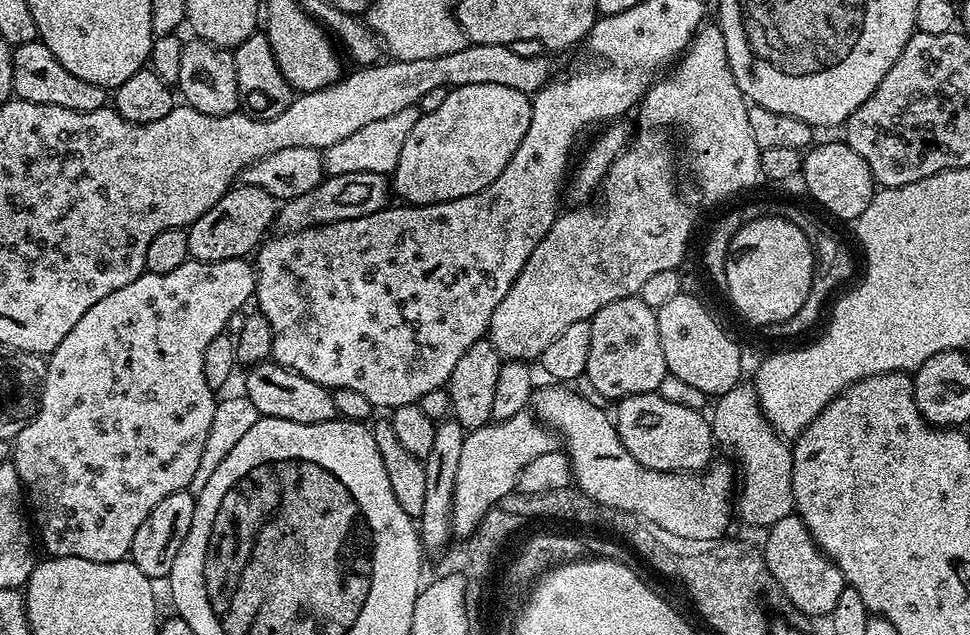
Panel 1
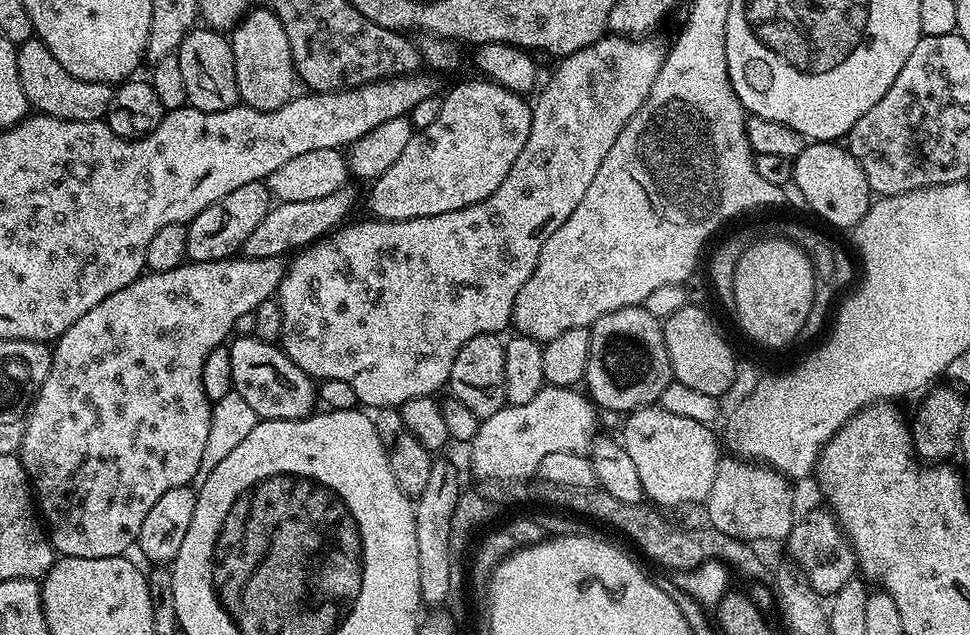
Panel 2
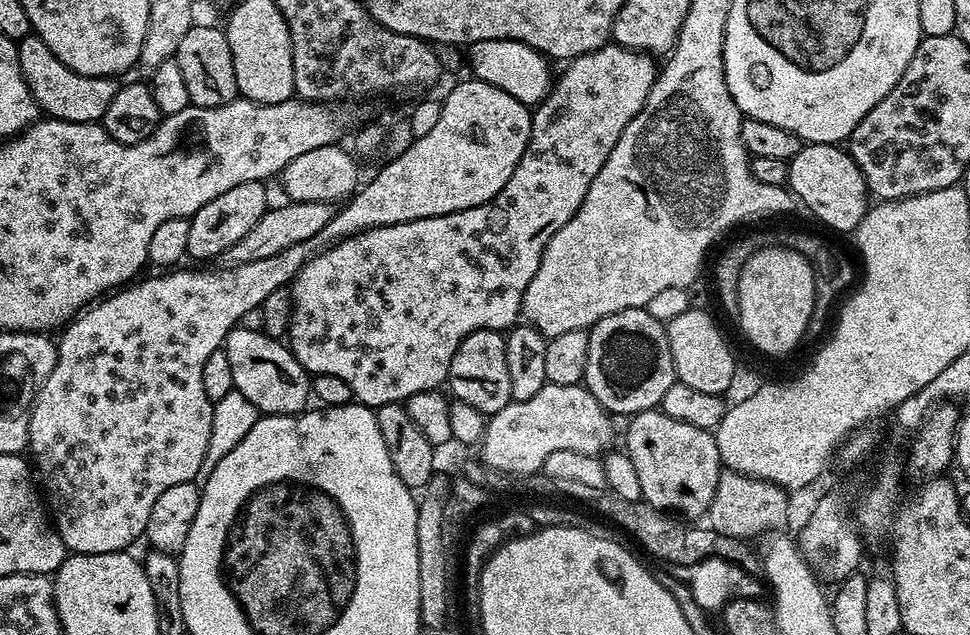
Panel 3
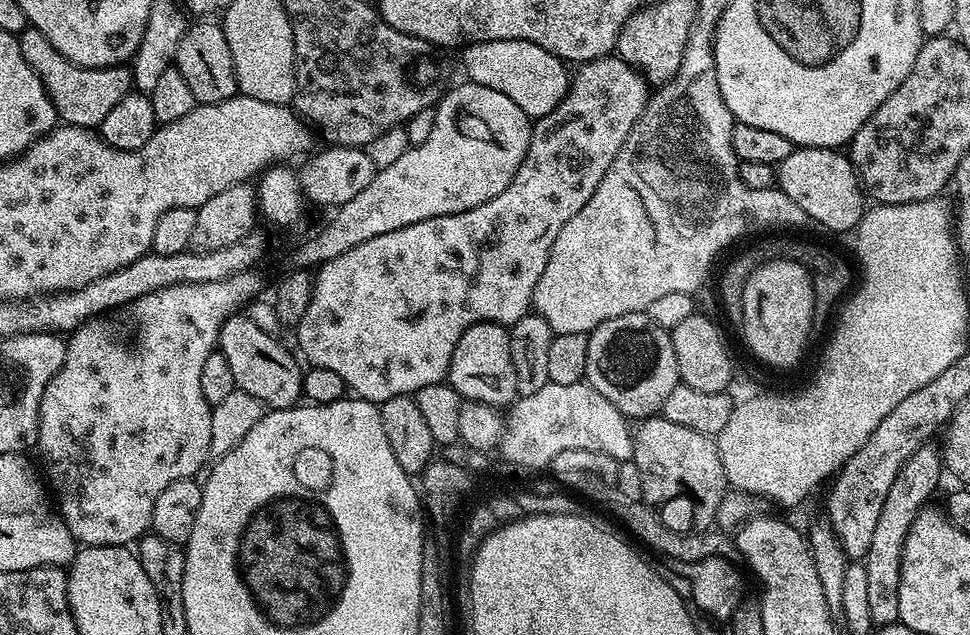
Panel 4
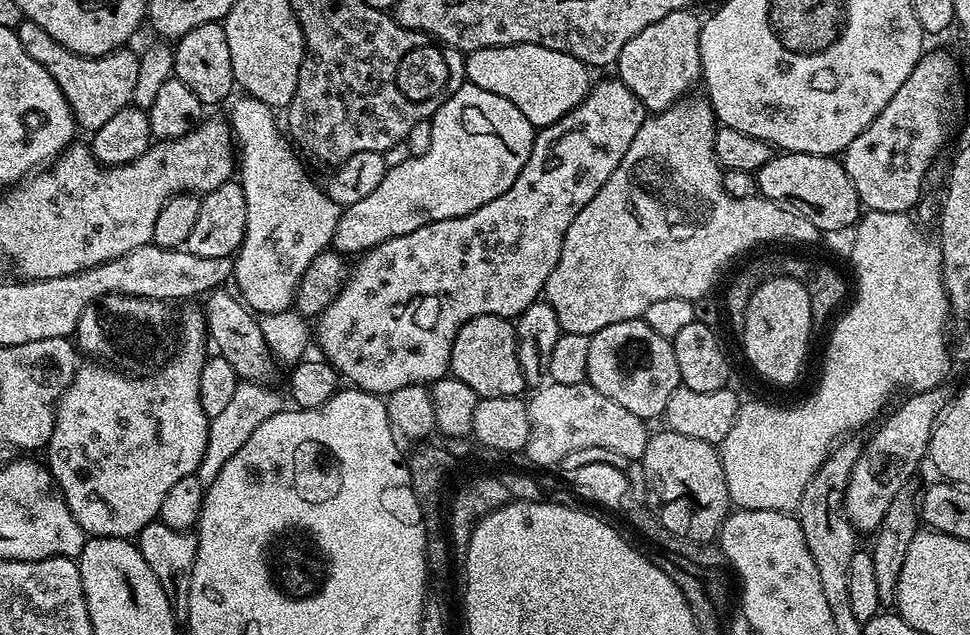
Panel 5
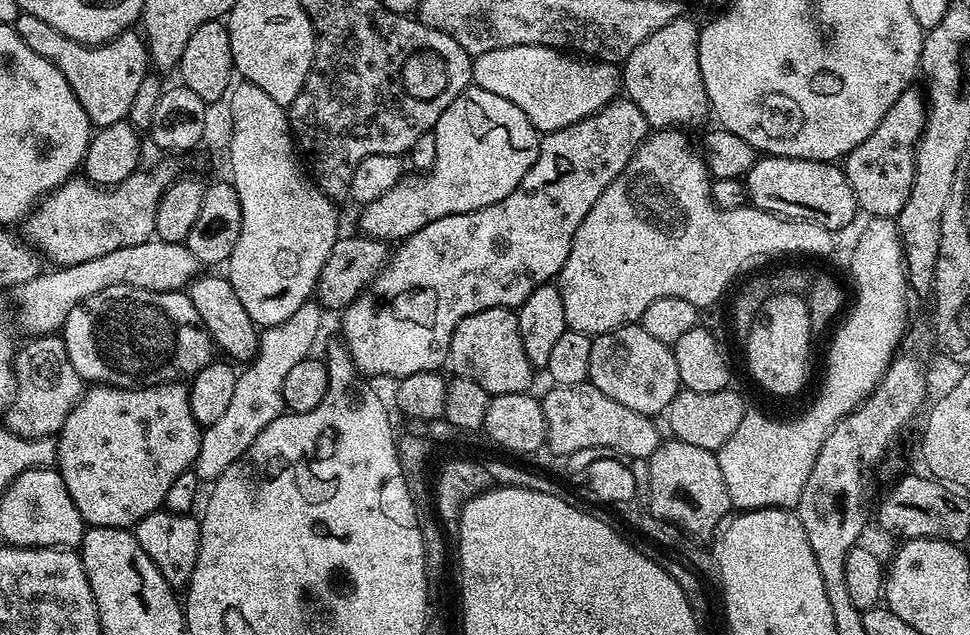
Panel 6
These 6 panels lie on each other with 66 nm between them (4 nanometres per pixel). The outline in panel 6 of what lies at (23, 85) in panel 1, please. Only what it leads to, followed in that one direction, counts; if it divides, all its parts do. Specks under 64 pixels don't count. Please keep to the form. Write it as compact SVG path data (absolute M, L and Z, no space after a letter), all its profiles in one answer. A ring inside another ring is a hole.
M24 14L18 24L21 38L38 54L54 62L58 70L62 70L66 82L70 82L70 90L74 90L74 98L78 98L82 110L86 110L88 120L96 128L127 120L134 94L138 94L138 86L146 83L147 76L144 75L148 70L150 72L148 45L139 31L125 30L107 44L89 46L66 38L54 30L54 26L42 22L42 18Z

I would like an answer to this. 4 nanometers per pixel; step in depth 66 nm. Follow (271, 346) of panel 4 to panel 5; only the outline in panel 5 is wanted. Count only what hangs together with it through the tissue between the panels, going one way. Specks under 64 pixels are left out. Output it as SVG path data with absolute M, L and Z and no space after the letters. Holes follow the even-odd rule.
M217 288L205 295L202 303L202 311L205 318L205 327L209 339L216 346L215 351L234 366L236 375L246 382L266 382L274 372L274 357L268 348L268 344L262 338L262 330L259 319L255 316L250 308L237 295L234 295L226 288Z

